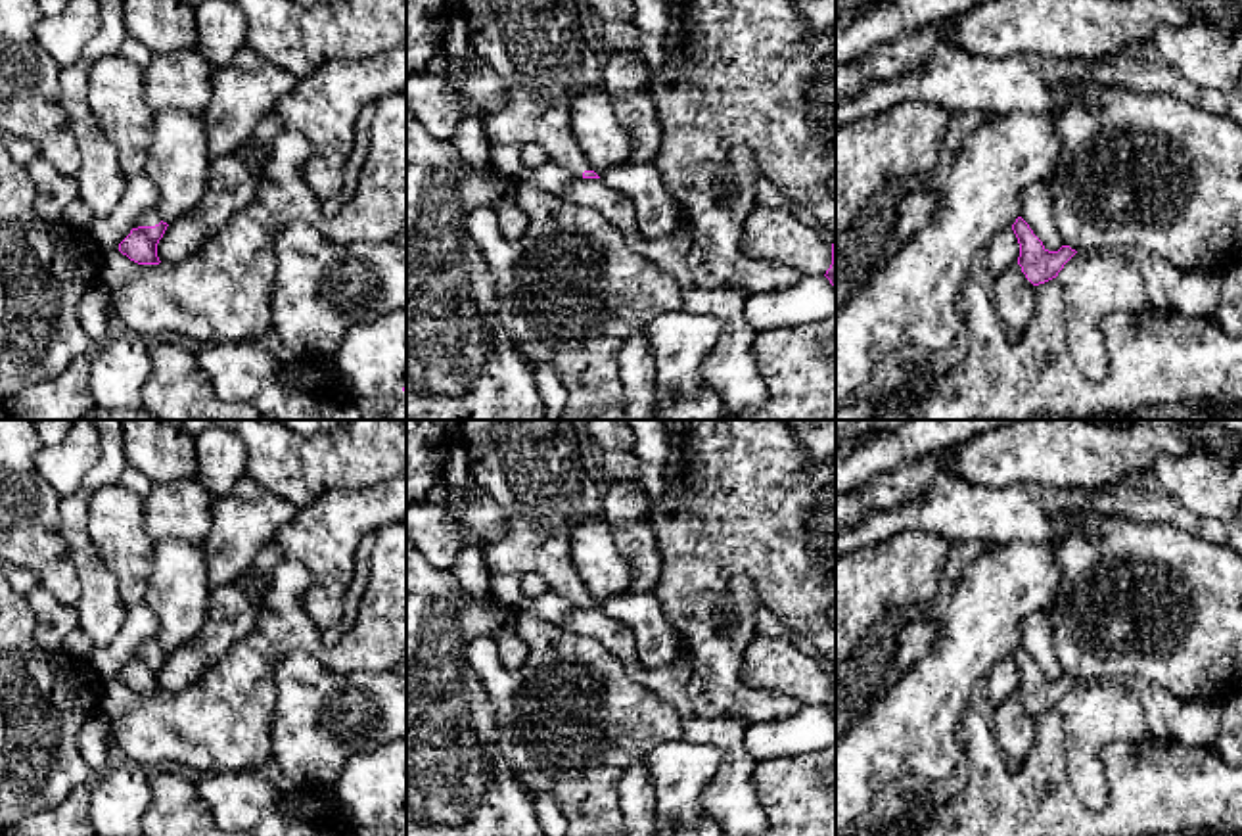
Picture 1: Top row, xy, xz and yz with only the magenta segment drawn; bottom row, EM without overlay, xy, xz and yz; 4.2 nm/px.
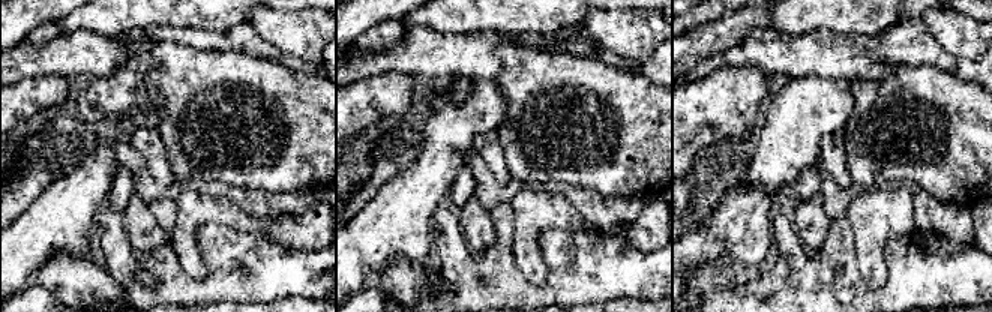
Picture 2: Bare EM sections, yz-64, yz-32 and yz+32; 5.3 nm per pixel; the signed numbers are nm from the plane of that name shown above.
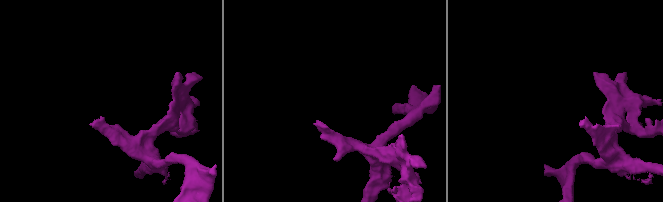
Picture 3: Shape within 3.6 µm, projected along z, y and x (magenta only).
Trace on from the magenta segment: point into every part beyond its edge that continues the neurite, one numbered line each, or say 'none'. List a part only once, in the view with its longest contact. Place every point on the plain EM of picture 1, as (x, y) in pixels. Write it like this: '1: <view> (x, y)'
1: xy (150, 647)

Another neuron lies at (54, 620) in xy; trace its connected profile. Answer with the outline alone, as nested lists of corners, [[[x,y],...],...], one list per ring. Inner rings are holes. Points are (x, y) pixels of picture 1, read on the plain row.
[[[42,585],[31,589],[25,598],[36,617],[34,639],[38,646],[48,652],[61,650],[67,635],[79,627],[75,606],[59,602]]]

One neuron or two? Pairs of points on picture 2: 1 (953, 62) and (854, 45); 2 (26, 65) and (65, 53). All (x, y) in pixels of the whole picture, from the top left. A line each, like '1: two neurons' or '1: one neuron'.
1: one neuron
2: one neuron

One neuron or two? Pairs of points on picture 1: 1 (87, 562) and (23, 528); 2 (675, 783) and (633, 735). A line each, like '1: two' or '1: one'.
1: two
2: two

